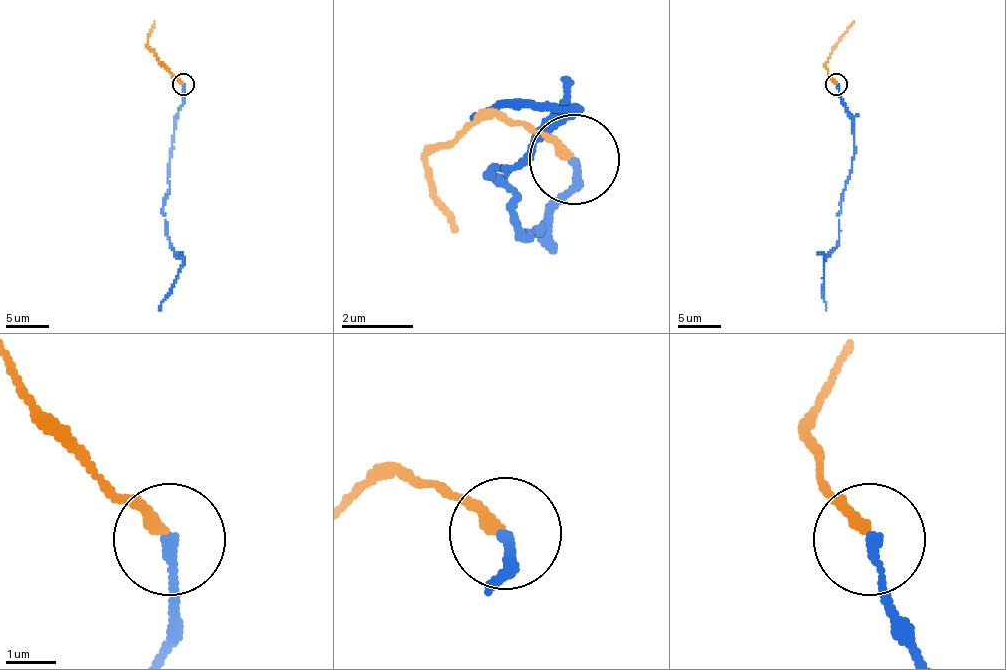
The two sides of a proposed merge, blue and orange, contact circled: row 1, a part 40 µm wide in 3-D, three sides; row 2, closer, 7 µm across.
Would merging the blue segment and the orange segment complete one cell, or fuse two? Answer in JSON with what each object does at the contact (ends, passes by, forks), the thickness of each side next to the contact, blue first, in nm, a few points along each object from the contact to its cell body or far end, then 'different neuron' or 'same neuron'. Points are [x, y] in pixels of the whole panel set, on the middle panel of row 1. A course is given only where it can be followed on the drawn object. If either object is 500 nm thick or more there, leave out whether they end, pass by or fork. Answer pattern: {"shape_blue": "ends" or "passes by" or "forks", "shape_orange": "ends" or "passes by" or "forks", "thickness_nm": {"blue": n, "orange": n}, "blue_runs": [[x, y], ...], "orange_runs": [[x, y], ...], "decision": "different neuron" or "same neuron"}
{"shape_blue": "ends", "shape_orange": "ends", "thickness_nm": {"blue": 200, "orange": 240}, "blue_runs": [[571, 161], [571, 188], [544, 224], [526, 233], [517, 197], [490, 179], [517, 161], [571, 107], [472, 116]], "orange_runs": [[571, 161], [535, 125], [481, 116], [427, 161], [454, 233]], "decision": "same neuron"}

